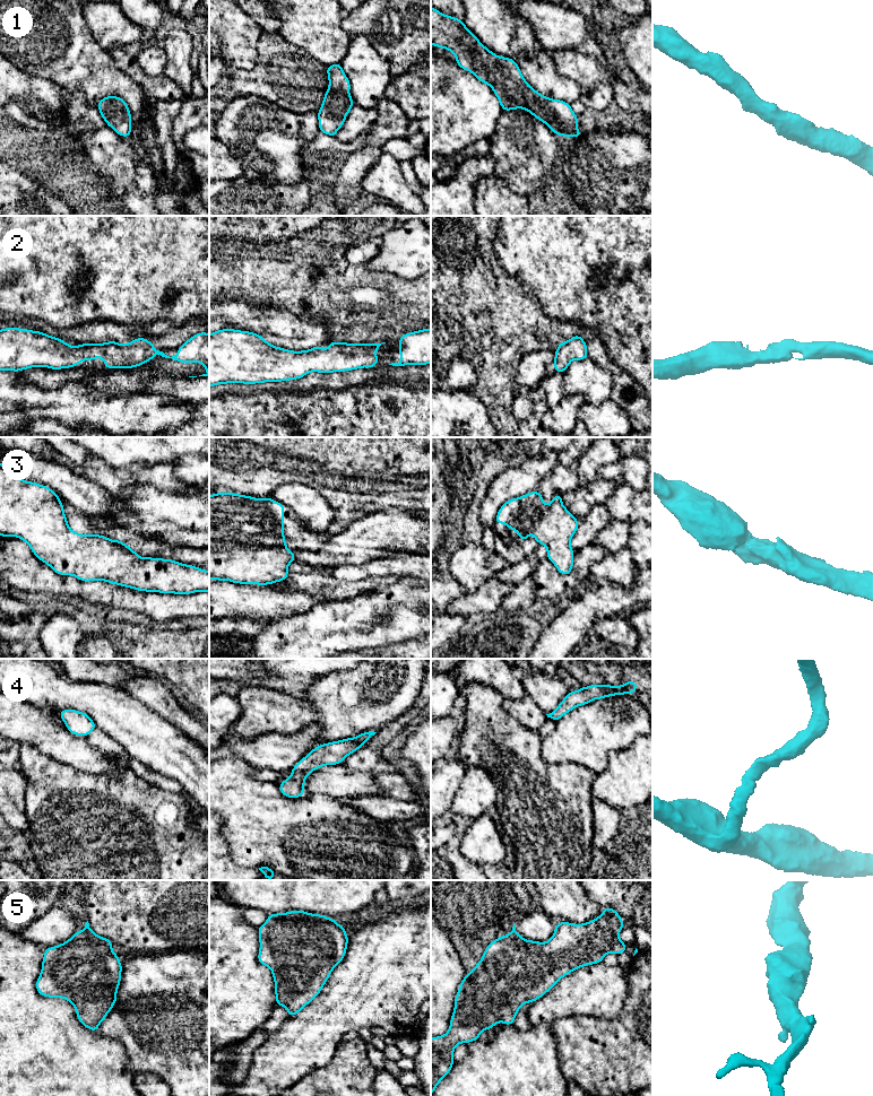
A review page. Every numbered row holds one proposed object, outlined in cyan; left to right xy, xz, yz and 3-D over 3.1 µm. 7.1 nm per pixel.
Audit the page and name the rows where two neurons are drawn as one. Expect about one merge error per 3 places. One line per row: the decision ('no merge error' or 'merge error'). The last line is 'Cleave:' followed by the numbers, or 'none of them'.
1: no merge error
2: no merge error
3: no merge error
4: no merge error
5: no merge error
Cleave: none of them

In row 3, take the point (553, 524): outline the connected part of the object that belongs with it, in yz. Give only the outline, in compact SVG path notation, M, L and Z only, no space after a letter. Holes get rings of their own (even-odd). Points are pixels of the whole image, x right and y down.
M530 492L505 502L499 510L495 524L507 524L517 531L524 542L529 533L547 548L547 557L563 575L572 572L574 551L570 540L576 533L579 520L563 506L562 495L554 495L546 506L542 494Z

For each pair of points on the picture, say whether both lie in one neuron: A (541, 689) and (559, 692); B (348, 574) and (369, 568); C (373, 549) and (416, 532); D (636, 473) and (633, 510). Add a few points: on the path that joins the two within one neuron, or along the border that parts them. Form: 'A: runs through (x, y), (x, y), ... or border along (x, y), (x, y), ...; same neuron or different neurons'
A: runs through (545, 689), (554, 690); same neuron
B: runs through (353, 573), (364, 571); same neuron
C: runs through (383, 539), (390, 532), (406, 532); same neuron
D: border along (616, 484), (628, 484), (640, 492); different neurons

